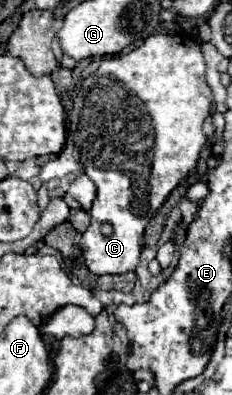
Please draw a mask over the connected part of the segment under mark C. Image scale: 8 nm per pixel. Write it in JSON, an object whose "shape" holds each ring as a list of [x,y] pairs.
{"shape":[[[155,33],[133,51],[103,59],[99,69],[81,83],[73,99],[69,131],[75,143],[75,159],[97,187],[97,197],[89,211],[91,225],[81,239],[85,265],[91,273],[105,275],[135,271],[143,247],[143,231],[151,215],[197,165],[203,143],[207,141],[201,127],[211,115],[211,105],[211,89],[205,83],[205,57],[201,45],[191,35]]]}

